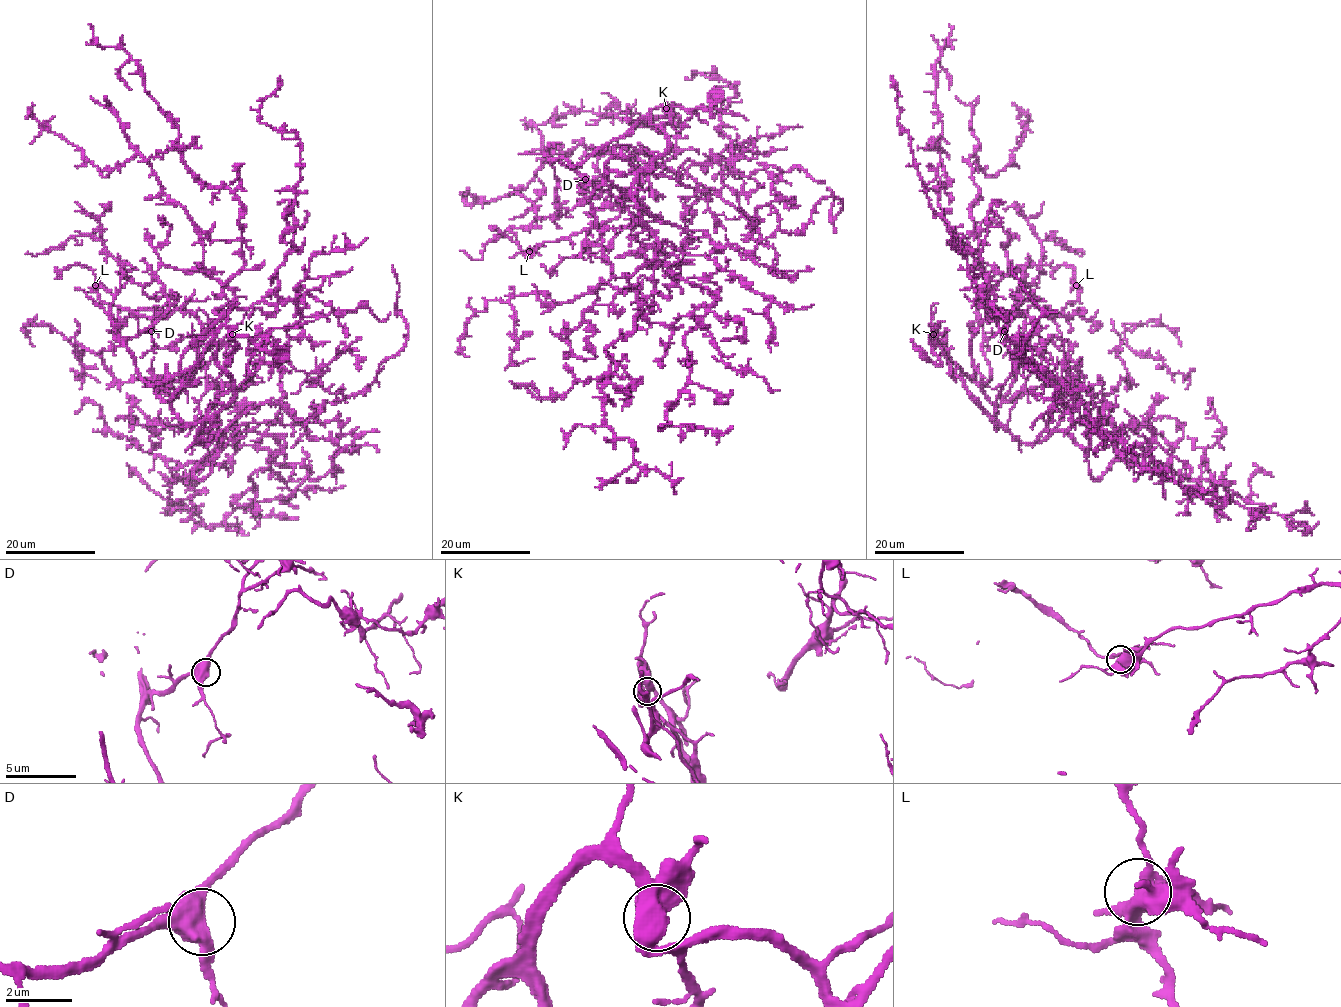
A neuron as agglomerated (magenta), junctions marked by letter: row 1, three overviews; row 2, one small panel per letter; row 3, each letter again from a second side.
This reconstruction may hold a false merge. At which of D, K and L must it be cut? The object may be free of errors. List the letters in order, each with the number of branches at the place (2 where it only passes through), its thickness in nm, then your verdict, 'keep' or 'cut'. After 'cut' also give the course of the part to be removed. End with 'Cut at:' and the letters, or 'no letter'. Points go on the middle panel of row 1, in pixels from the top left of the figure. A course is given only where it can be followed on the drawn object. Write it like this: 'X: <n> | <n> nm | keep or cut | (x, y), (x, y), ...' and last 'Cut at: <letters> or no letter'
D: 3 | 550 nm | keep
K: 3 | 550 nm | keep
L: 3 | 500 nm | keep
Cut at: no letter

